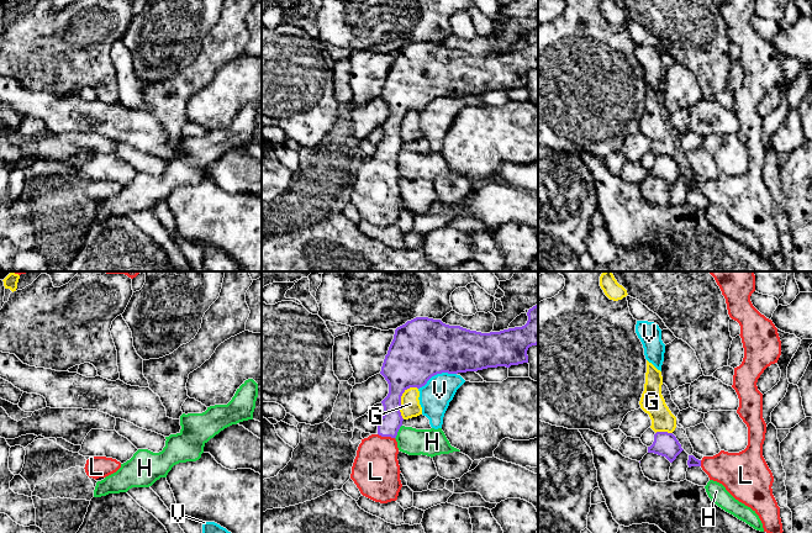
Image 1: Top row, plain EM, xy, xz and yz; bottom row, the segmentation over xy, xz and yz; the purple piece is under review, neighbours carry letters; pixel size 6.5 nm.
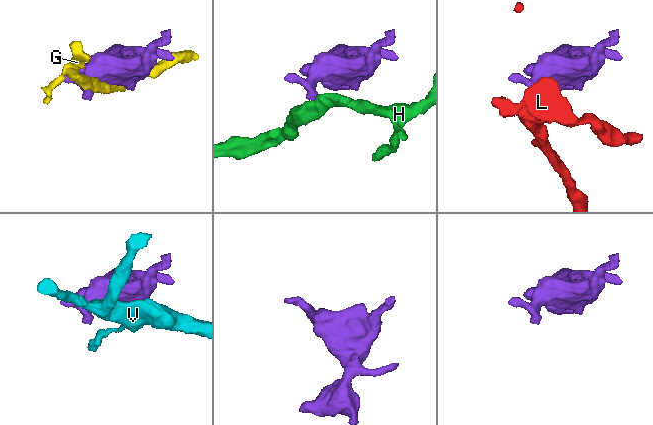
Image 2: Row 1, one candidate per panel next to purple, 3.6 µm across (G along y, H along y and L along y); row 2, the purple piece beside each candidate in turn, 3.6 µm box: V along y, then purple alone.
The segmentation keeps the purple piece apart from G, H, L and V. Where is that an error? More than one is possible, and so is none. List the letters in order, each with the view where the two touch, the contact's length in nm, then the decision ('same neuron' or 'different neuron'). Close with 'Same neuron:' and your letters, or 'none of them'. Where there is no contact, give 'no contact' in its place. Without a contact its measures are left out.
G: contact in xz; length 240 nm; different neuron
H: contact in xz; length 100 nm; different neuron
L: contact in xz; length 120 nm; same neuron
V: contact in xz; length 260 nm; different neuron
Same neuron: L

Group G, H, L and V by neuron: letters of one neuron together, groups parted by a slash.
G / H / L / V

